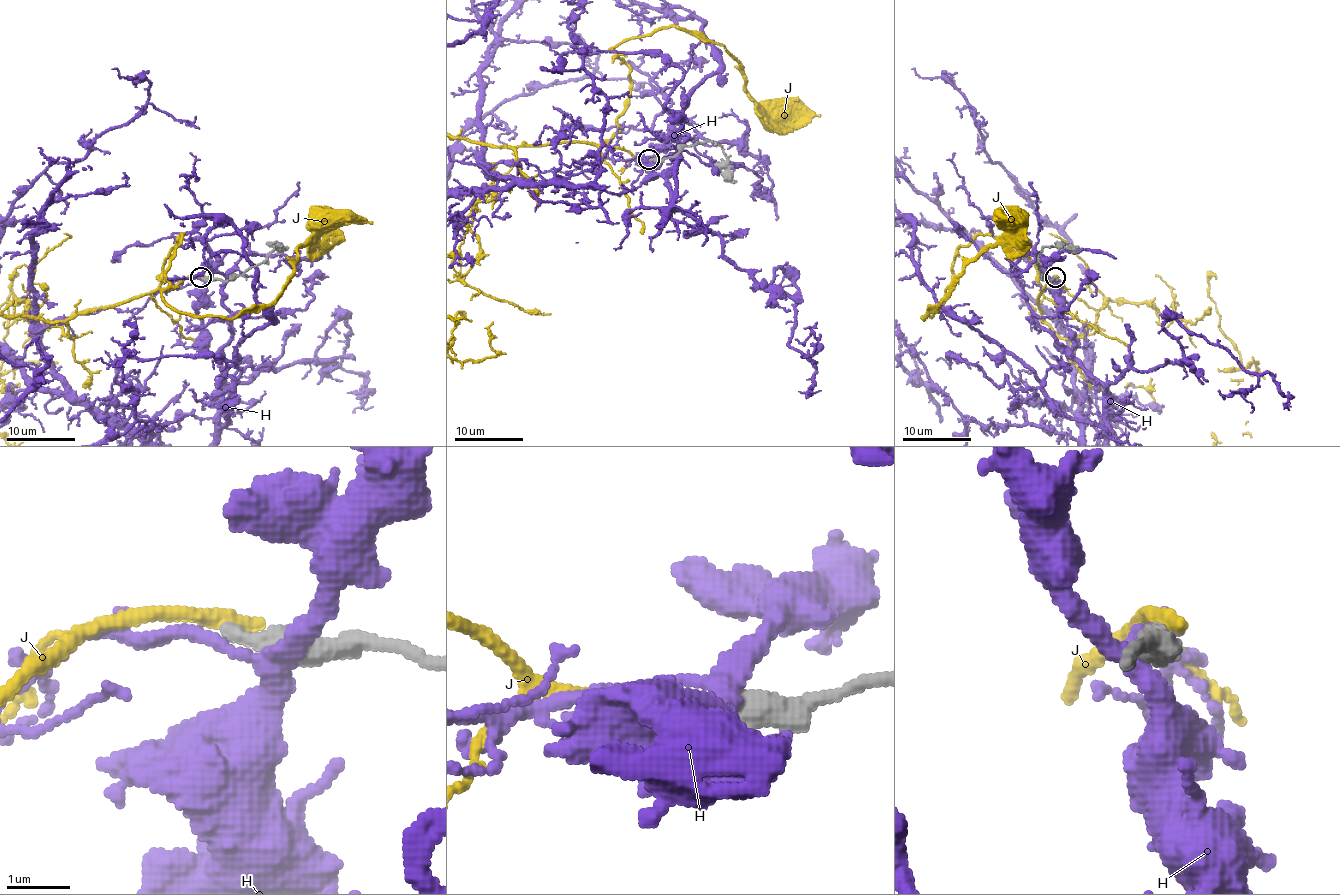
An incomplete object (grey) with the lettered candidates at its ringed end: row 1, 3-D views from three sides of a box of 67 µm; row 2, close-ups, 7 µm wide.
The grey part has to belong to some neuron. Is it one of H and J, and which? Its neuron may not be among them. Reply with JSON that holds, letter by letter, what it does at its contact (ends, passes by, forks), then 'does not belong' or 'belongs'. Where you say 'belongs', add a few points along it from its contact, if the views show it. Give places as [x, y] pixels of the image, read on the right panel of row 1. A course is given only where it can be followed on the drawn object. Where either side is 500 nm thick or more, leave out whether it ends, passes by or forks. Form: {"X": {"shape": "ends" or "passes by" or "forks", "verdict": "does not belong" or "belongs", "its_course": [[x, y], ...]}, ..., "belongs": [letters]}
{"H": {"verdict": "does not belong"}, "J": {"shape": "ends", "verdict": "does not belong"}, "belongs": []}

